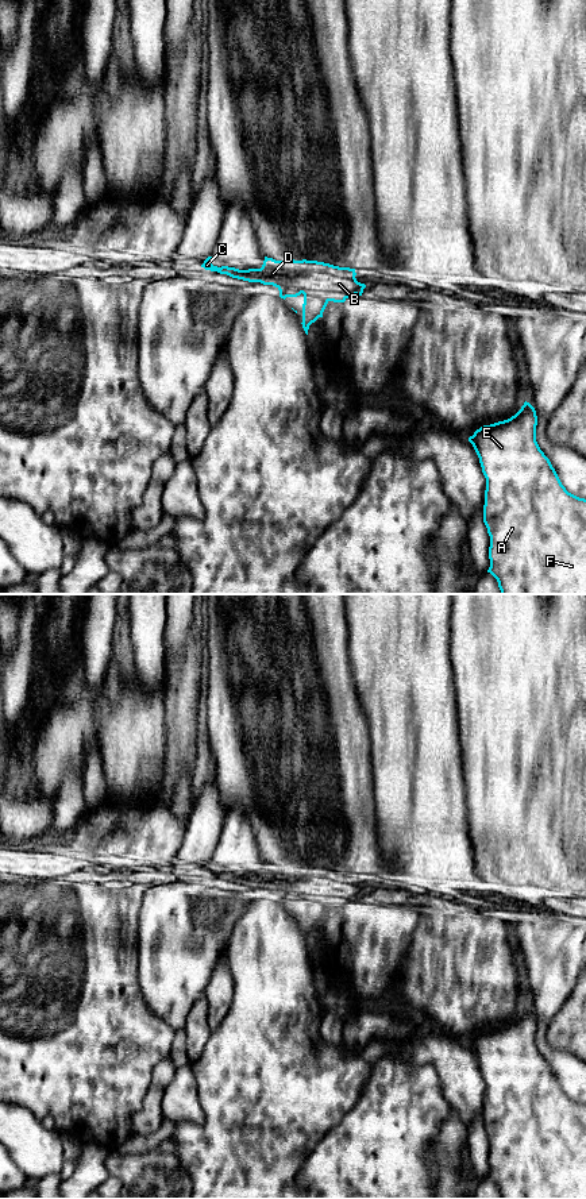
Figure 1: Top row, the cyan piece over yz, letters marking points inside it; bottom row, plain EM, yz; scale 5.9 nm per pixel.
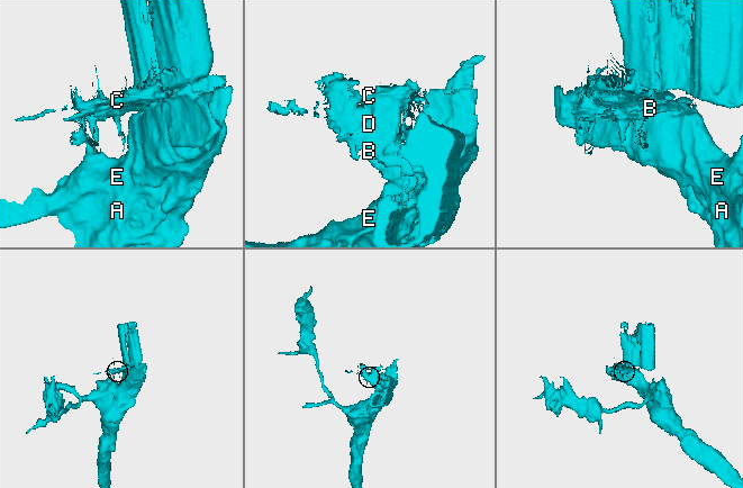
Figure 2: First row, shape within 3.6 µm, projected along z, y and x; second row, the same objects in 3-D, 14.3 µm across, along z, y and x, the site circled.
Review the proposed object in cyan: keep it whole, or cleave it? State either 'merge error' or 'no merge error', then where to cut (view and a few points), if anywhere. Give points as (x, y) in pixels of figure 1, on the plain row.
merge error; cut yz (317, 882), (307, 879), (290, 881), (285, 891)

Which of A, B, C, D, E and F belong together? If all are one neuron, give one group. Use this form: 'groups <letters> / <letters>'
groups A E F / B C D

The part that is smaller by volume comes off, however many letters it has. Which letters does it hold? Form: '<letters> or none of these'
B, C, D

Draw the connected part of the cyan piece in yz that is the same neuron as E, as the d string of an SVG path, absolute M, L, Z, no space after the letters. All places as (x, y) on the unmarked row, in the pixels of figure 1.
M529 1007L508 1025L483 1030L469 1042L486 1083L483 1127L490 1141L490 1177L501 1199L586 1199L586 1104L566 1095L536 1046L537 1021Z

